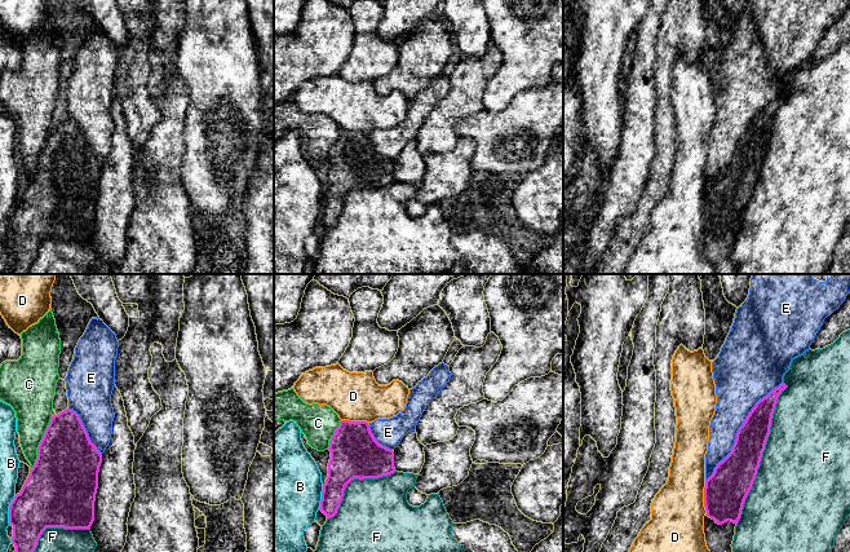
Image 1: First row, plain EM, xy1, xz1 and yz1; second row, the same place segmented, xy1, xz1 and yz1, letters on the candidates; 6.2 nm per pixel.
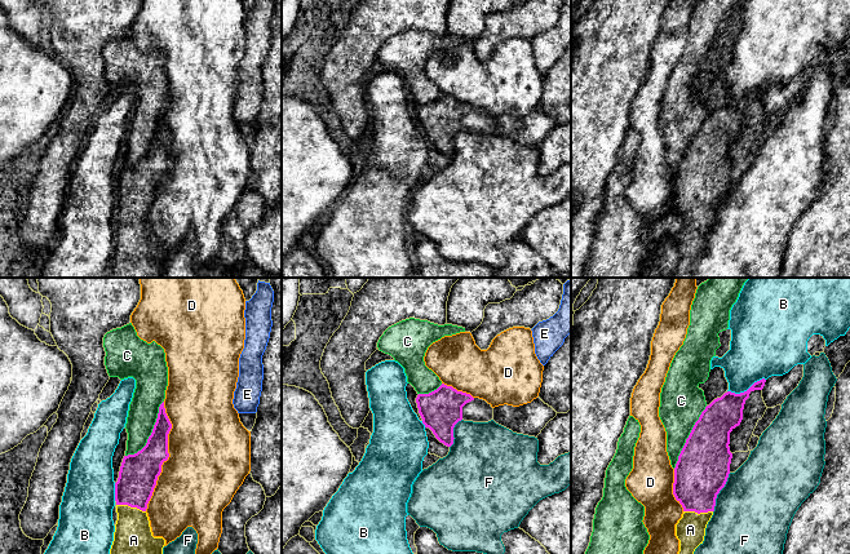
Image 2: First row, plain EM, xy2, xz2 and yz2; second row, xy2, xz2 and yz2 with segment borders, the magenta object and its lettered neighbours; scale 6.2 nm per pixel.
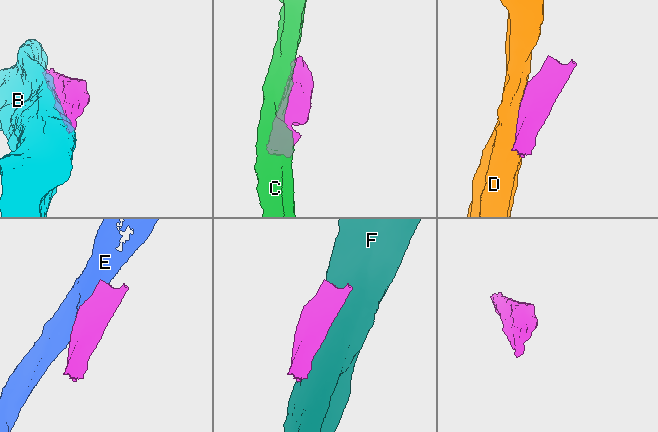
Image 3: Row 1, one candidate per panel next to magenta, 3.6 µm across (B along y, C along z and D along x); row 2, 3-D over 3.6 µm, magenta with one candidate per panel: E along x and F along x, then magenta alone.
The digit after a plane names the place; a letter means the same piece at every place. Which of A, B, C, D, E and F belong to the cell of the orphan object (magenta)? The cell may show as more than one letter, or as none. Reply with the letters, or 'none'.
A

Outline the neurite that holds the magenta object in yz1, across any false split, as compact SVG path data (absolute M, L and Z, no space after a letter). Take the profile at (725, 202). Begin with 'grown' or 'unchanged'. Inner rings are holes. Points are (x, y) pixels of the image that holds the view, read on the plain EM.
unchanged; M782 93L756 114L736 143L731 163L705 190L704 217L707 226L716 234L738 234L770 145L778 107L785 98Z

